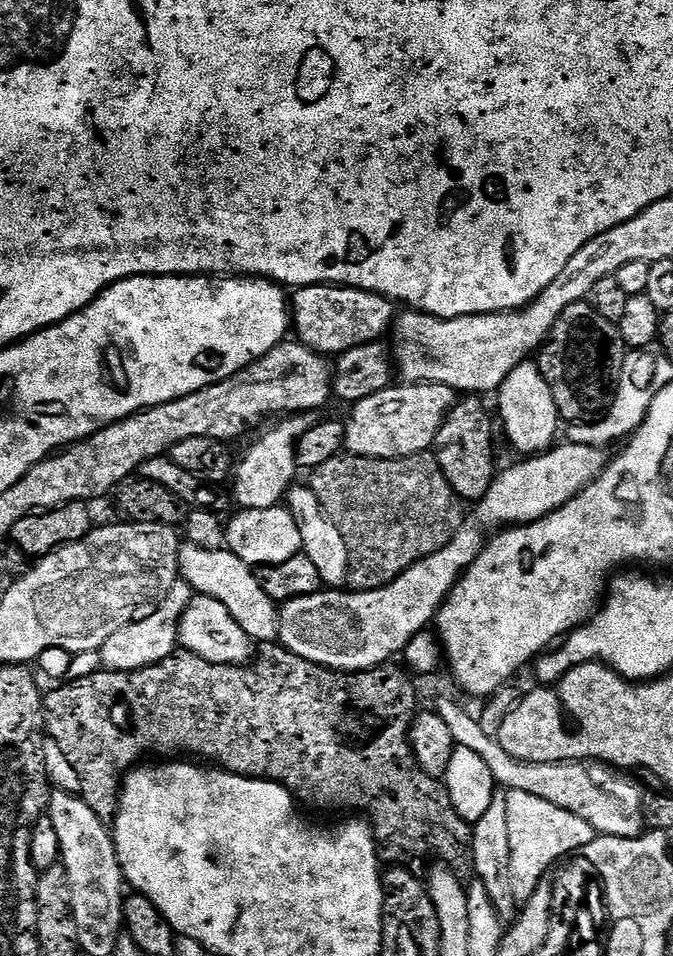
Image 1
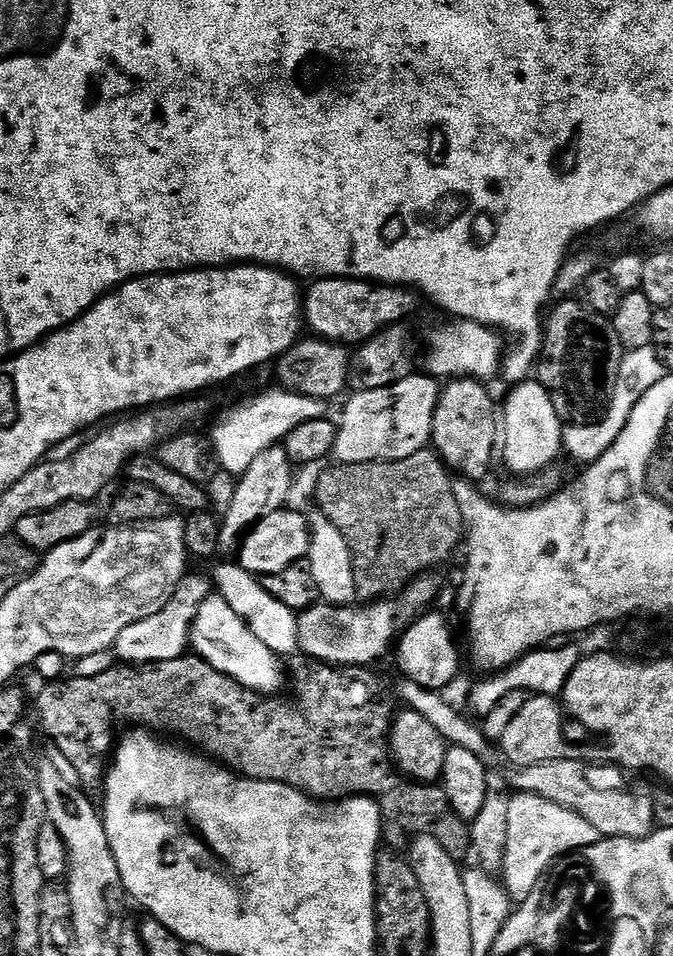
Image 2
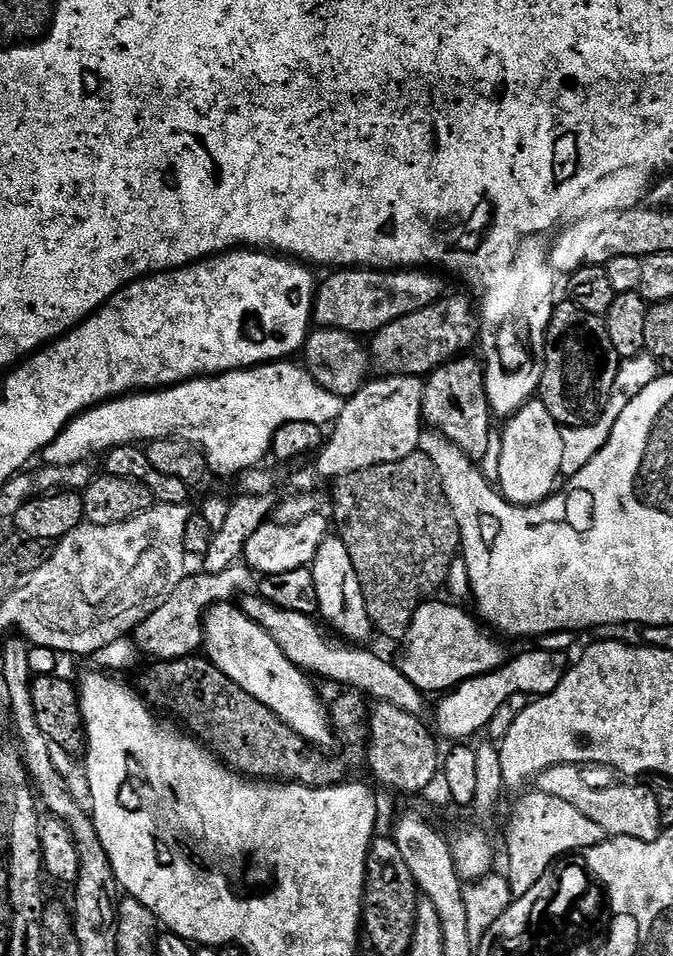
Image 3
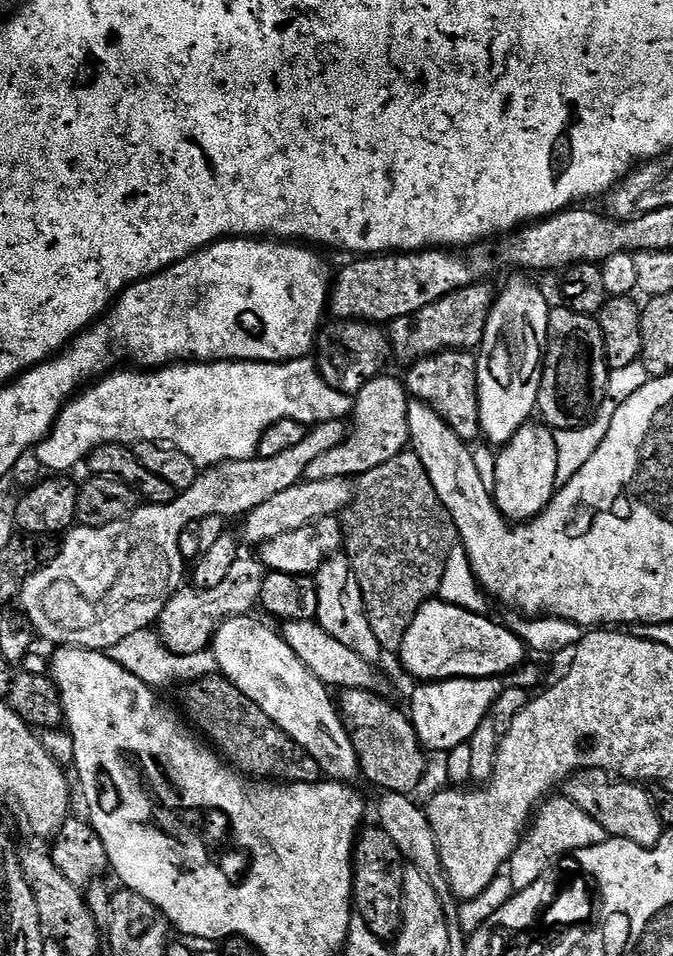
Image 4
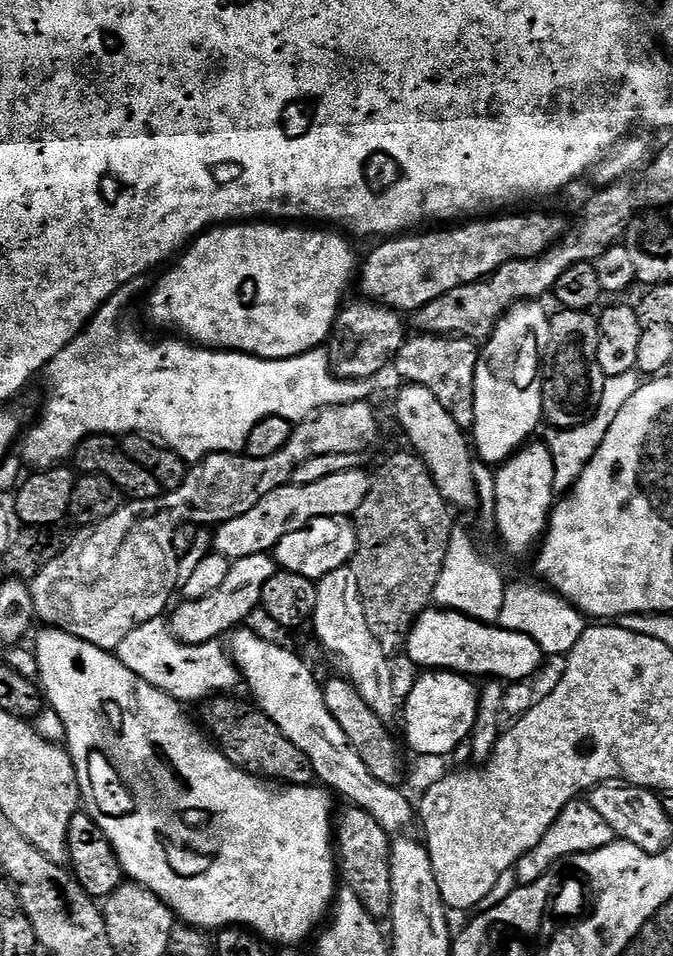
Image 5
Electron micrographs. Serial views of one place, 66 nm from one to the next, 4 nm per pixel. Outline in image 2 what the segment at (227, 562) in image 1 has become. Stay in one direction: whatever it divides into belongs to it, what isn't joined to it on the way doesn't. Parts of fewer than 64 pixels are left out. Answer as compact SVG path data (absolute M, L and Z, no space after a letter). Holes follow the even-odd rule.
M239 563L220 564L213 572L210 572L210 579L215 591L226 602L230 602L230 610L238 614L254 630L254 634L265 644L274 655L281 658L291 658L301 651L300 635L298 634L297 613L290 611L278 598L271 594L266 594L266 590L261 586L259 579L253 576Z

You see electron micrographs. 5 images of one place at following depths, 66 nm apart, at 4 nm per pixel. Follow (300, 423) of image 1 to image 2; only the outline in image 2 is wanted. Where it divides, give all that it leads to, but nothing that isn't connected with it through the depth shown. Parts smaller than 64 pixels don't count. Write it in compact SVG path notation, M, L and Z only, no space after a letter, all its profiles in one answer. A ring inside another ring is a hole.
M283 446L267 448L250 462L250 466L236 481L234 499L230 510L220 520L220 552L235 553L240 547L249 528L255 526L262 518L275 512L283 512L289 507L288 499L292 496L292 459L286 454Z

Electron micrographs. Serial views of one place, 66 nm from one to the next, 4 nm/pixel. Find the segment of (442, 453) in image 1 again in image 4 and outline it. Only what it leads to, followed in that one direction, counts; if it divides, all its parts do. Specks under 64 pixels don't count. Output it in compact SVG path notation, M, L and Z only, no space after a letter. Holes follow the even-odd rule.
M445 350L415 361L406 379L409 397L421 404L428 404L444 422L458 434L458 438L469 442L482 435L480 427L480 403L478 402L478 365L472 352Z

